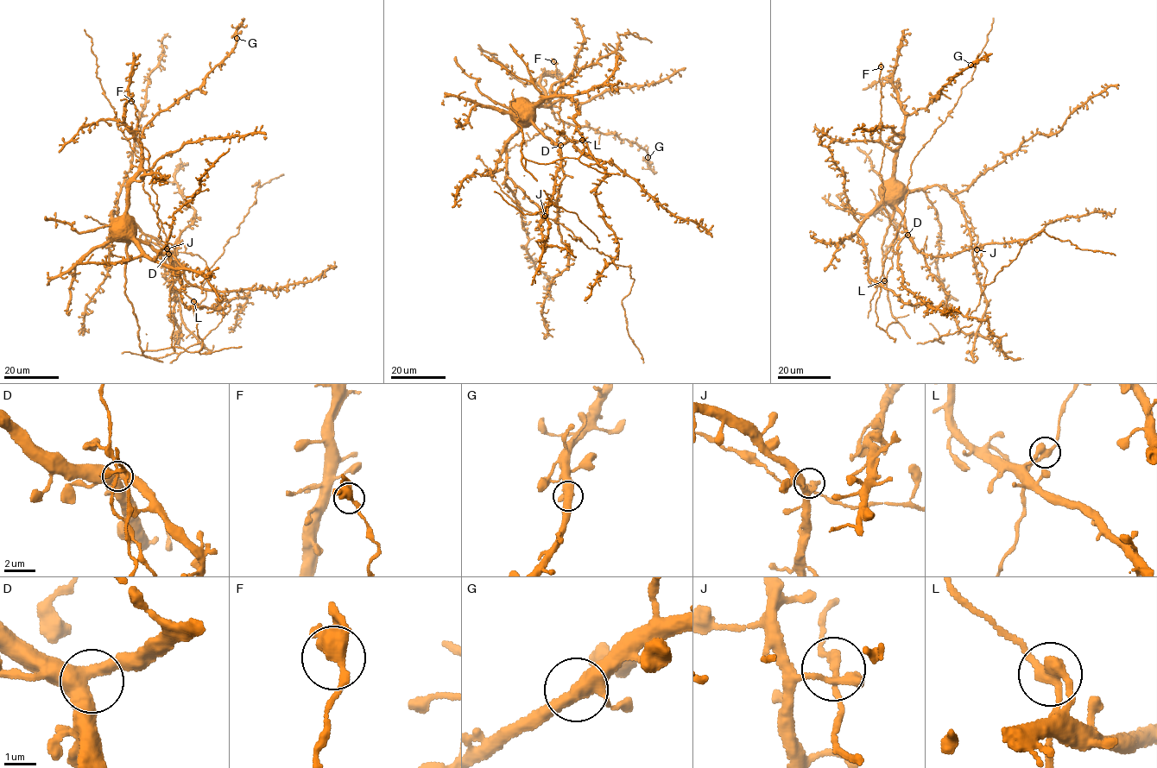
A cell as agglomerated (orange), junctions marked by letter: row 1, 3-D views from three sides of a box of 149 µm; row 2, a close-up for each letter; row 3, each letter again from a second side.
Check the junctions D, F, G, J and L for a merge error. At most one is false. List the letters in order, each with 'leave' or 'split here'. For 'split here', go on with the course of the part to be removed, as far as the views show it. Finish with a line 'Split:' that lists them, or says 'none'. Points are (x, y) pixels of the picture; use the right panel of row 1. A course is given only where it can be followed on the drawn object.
D: leave
F: leave
G: leave
J: leave
L: leave
Split: none

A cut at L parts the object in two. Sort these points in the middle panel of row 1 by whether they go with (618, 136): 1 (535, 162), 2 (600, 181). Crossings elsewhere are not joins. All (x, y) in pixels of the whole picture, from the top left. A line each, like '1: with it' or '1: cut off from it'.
1: with it
2: with it

